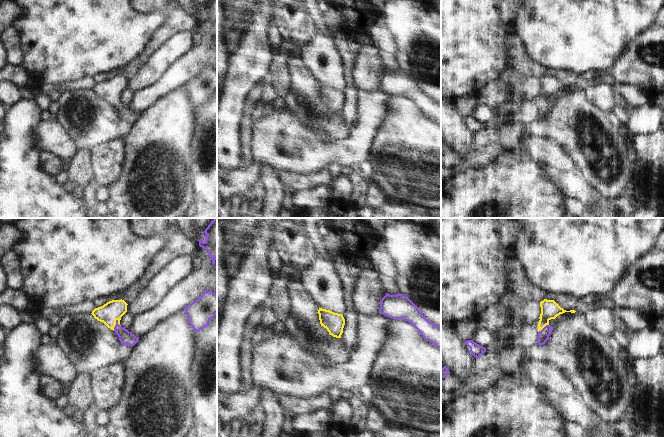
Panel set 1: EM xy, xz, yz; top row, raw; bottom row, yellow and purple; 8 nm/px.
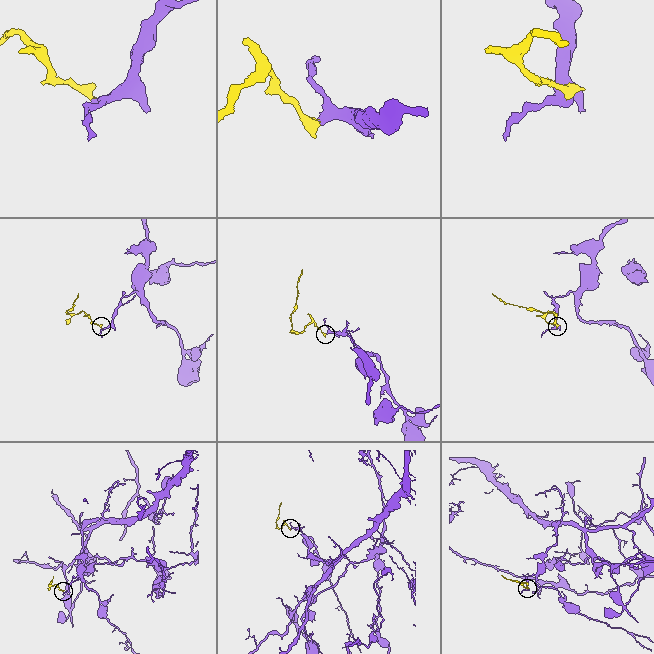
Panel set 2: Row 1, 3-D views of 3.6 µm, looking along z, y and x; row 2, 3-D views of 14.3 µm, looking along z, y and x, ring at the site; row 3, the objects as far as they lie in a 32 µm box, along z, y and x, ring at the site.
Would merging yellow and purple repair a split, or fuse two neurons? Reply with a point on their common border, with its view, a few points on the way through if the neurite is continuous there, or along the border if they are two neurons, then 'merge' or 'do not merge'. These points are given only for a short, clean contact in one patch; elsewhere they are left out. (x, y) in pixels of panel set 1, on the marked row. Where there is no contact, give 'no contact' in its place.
meets yellow in xy at (114, 325); runs through xy (113, 310), (114, 325), (125, 337); merge

